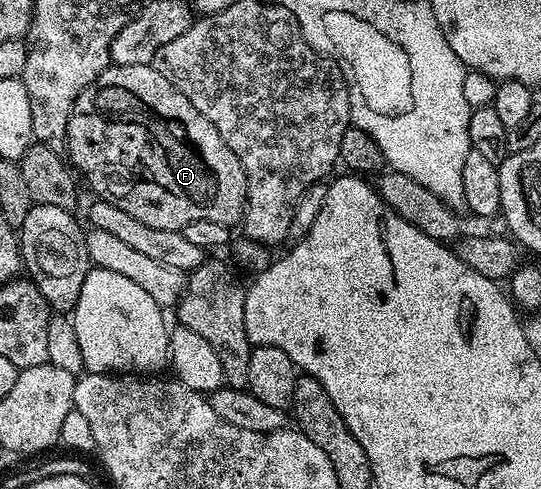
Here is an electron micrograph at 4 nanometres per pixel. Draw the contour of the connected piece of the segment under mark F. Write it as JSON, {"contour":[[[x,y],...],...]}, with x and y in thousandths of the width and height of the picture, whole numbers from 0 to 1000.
{"contour":[[[205,131],[187,147],[187,155],[179,155],[179,164],[166,168],[135,213],[135,229],[128,237],[124,256],[120,315],[129,337],[144,350],[150,364],[150,354],[153,354],[153,364],[161,370],[163,384],[176,395],[177,407],[216,417],[224,434],[238,434],[238,442],[253,442],[253,450],[261,450],[261,458],[275,458],[275,466],[338,470],[342,458],[357,450],[394,450],[394,458],[427,466],[433,464],[433,454],[436,460],[447,448],[449,423],[457,419],[457,356],[445,344],[445,327],[438,327],[438,319],[431,319],[431,311],[409,286],[409,270],[401,270],[401,262],[394,262],[394,254],[386,254],[386,245],[379,245],[379,237],[372,237],[372,229],[364,229],[364,221],[349,213],[346,198],[299,147],[288,143],[285,133],[216,135]]]}

